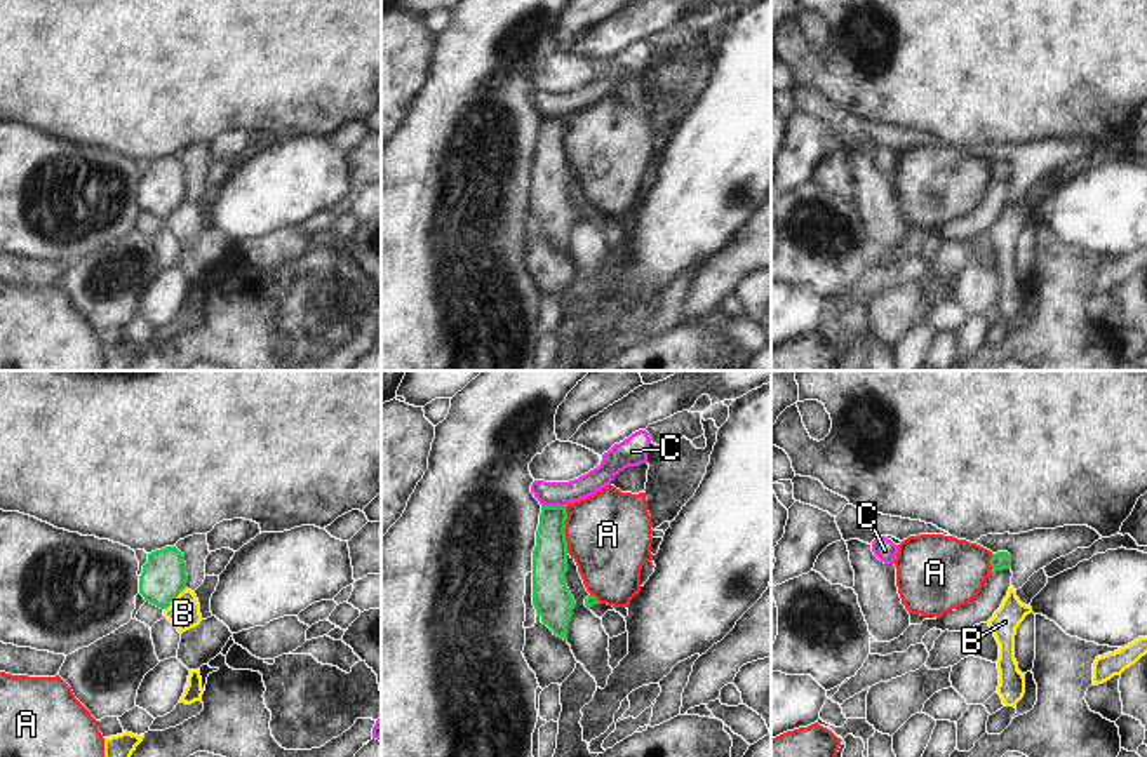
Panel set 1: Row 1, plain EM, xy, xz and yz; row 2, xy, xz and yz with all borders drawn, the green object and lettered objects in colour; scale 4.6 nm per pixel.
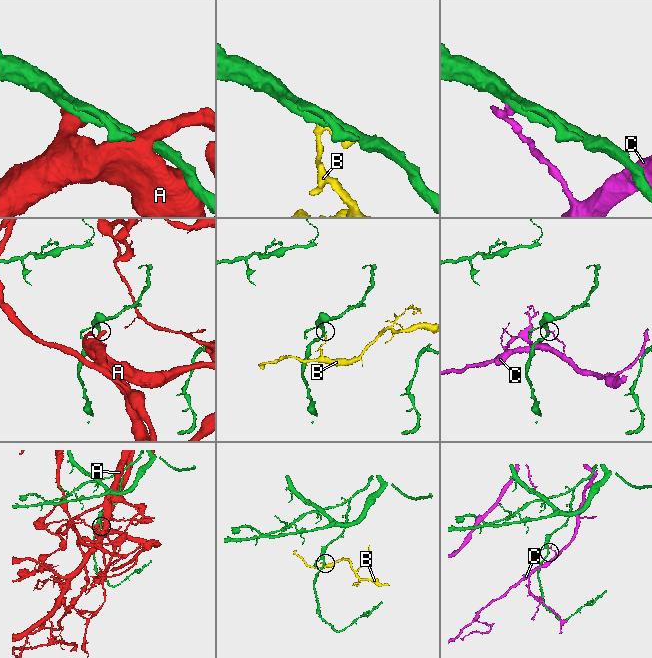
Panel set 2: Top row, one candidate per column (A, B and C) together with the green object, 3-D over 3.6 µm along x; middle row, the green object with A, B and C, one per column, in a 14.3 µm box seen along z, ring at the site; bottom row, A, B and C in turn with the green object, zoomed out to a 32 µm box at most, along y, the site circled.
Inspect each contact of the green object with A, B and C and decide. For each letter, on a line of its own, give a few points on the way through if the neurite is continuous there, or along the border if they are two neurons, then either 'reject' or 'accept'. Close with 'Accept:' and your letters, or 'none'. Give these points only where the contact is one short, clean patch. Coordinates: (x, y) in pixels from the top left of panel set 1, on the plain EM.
A: reject
B: border along xy (185, 197), (164, 220); reject
C: border along xz (542, 113), (564, 117); reject
Accept: none

